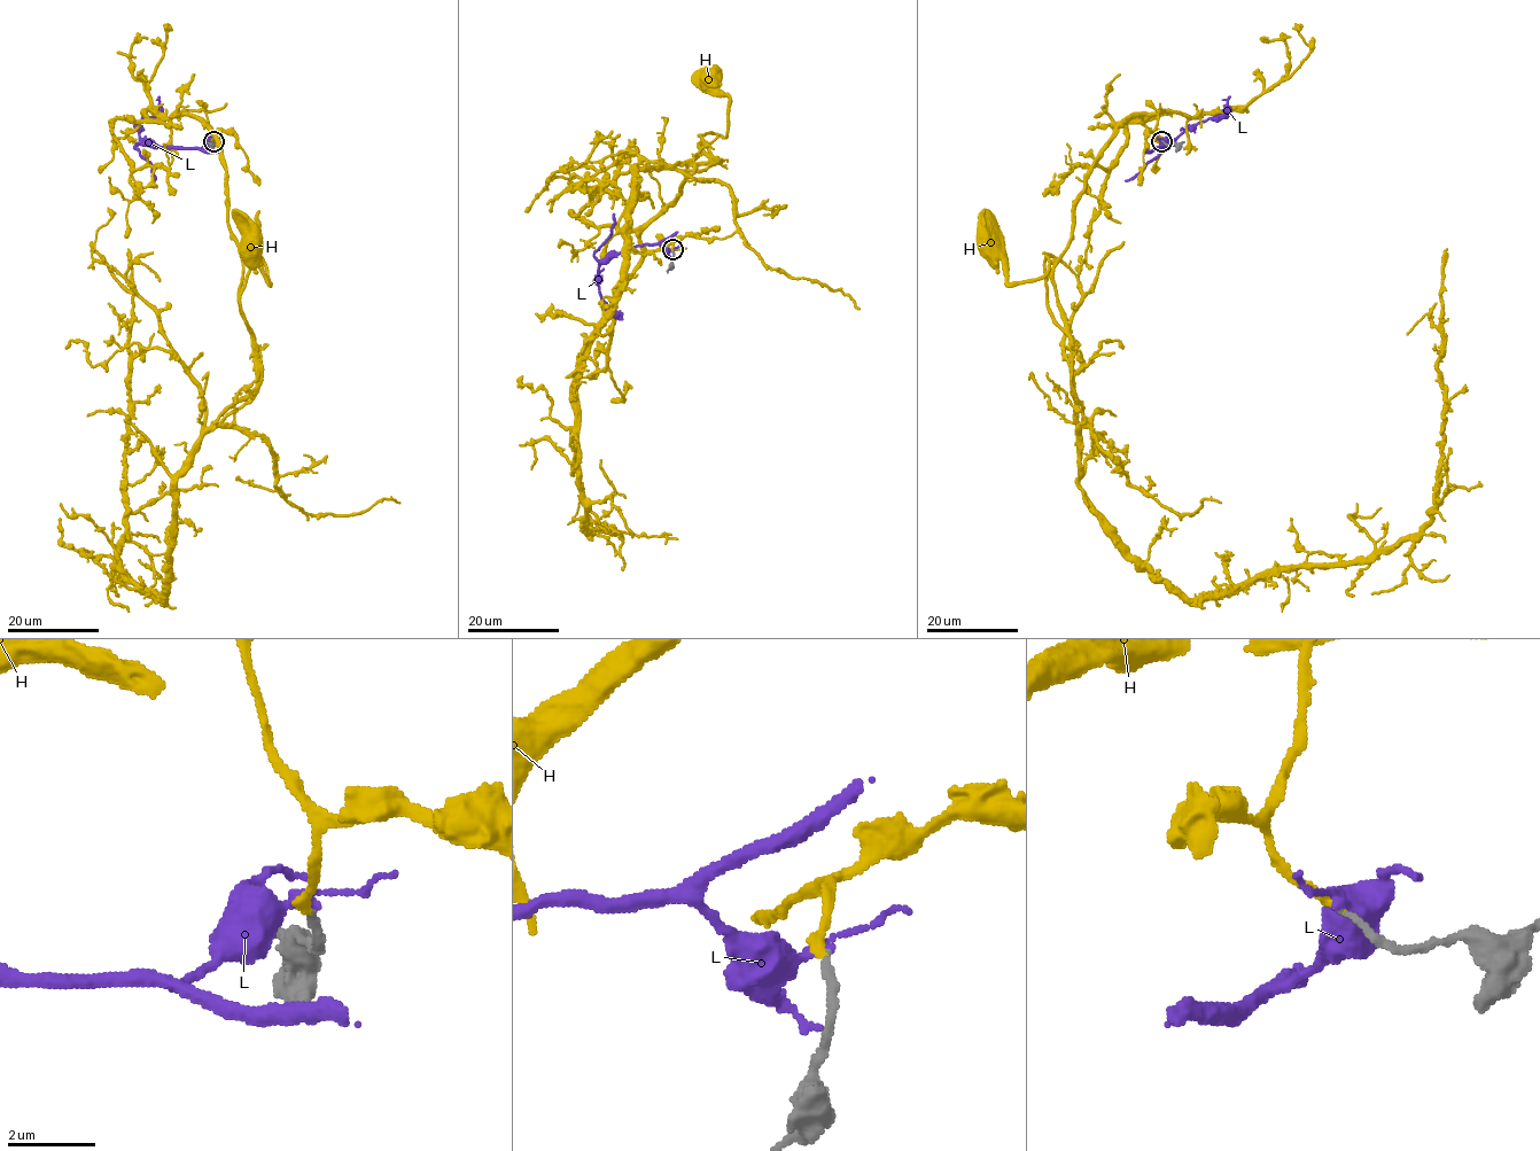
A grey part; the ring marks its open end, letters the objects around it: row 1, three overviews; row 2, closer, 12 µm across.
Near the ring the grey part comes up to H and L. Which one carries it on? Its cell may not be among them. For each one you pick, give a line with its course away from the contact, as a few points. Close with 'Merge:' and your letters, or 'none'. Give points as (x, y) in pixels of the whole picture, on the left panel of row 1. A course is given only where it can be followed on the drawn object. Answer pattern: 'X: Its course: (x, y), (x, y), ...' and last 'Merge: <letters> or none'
H: Its course: (214, 141), (202, 109), (180, 114), (219, 148), (249, 328), (240, 292), (257, 257), (270, 284), (255, 247)
Merge: H

